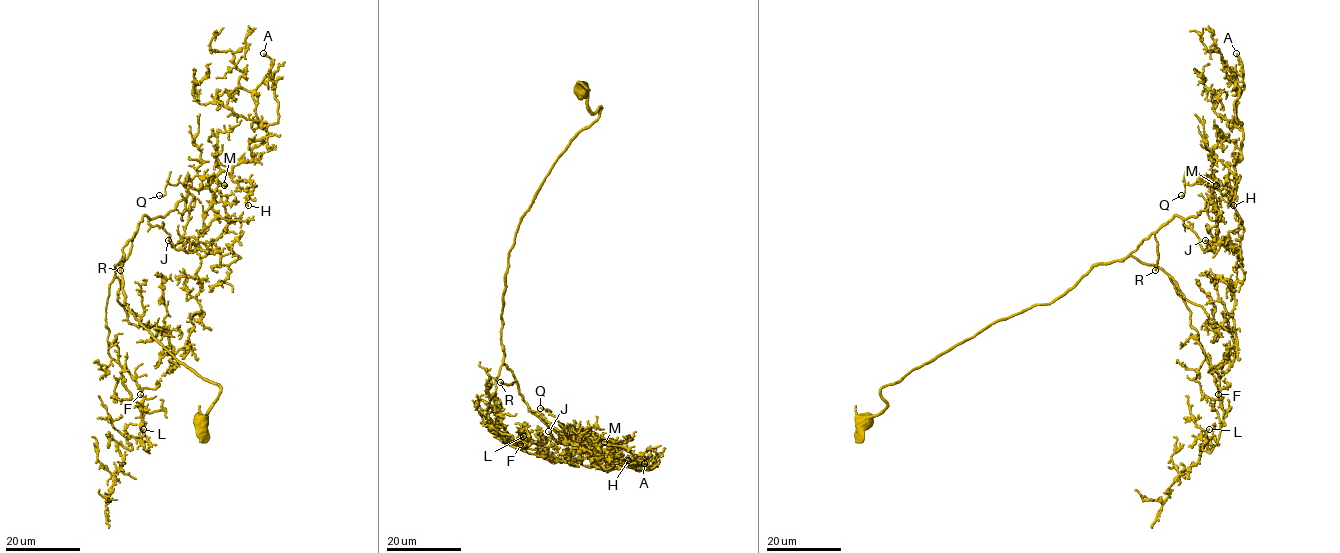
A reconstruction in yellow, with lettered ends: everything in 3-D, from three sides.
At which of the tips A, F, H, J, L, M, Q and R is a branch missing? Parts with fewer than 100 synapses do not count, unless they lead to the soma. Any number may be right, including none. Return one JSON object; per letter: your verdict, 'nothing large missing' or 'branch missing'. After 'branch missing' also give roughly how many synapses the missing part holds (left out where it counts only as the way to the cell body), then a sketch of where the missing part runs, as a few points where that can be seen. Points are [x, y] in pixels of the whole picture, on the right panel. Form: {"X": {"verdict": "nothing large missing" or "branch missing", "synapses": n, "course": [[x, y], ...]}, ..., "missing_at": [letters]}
{"A": {"verdict": "branch missing", "synapses": 250}, "F": {"verdict": "nothing large missing"}, "H": {"verdict": "nothing large missing"}, "J": {"verdict": "nothing large missing"}, "L": {"verdict": "nothing large missing"}, "M": {"verdict": "nothing large missing"}, "Q": {"verdict": "nothing large missing"}, "R": {"verdict": "nothing large missing"}, "missing_at": ["A"]}

